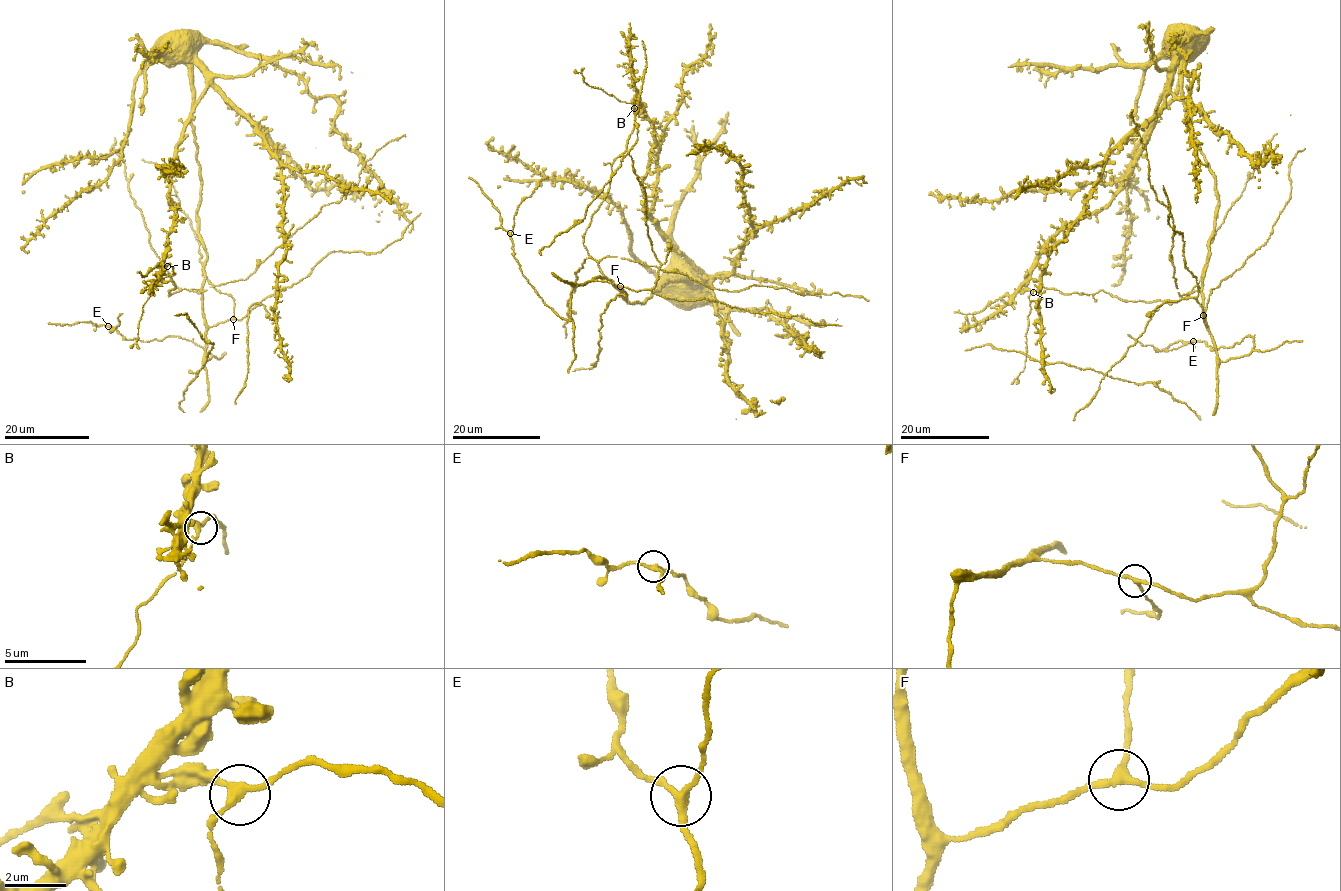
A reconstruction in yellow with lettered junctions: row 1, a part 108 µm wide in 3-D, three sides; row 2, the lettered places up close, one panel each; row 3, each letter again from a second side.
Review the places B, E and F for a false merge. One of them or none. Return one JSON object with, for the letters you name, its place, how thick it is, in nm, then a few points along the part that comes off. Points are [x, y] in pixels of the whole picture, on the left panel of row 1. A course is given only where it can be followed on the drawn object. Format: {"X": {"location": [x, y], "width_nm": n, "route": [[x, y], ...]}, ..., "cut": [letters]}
{"cut": []}

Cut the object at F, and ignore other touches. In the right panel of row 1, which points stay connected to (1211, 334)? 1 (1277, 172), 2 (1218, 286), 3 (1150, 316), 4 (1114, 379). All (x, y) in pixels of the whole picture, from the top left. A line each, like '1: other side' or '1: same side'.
1: same side
2: other side
3: other side
4: same side

